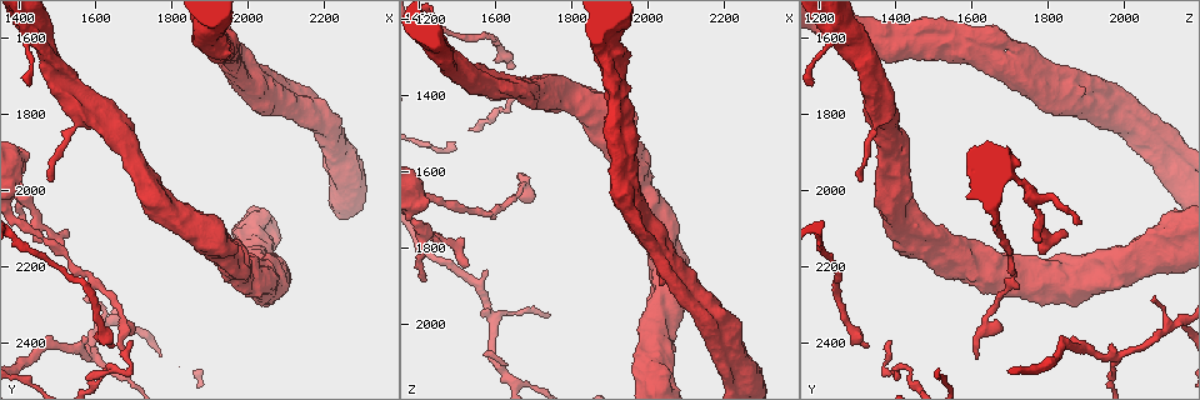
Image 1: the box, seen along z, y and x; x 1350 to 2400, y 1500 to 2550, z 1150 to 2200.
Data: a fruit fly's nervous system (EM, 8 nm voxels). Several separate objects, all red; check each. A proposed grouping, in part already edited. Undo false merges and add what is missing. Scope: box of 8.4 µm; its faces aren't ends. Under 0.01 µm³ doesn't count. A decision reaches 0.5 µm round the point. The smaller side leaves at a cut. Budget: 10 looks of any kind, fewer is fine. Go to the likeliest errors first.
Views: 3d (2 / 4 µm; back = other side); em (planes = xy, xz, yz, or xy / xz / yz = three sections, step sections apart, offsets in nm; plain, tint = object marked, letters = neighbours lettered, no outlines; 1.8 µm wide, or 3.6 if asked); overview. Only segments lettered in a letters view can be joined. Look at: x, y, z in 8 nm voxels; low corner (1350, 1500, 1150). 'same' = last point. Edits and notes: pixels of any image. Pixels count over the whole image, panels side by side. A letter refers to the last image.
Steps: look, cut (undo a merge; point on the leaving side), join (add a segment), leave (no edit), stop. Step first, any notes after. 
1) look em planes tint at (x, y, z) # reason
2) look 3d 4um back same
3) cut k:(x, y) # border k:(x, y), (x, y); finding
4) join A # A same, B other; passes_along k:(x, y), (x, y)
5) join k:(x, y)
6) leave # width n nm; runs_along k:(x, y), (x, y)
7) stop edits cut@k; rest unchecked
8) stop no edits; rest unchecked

look 3d 2um at (1525, 2100, 1845) # branch stops here

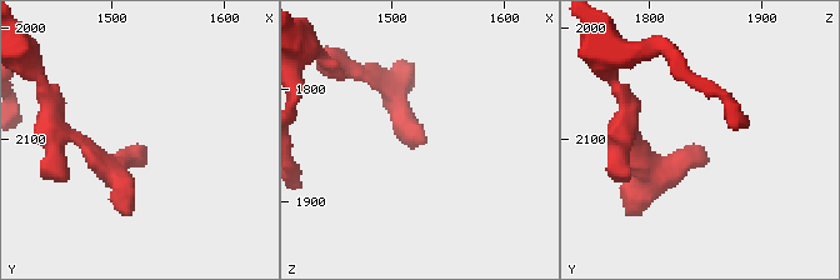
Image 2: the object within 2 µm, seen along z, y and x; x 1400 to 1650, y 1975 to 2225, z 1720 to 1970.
look em yz step 4 letters at (1530, 2104, 1842) # now the EM

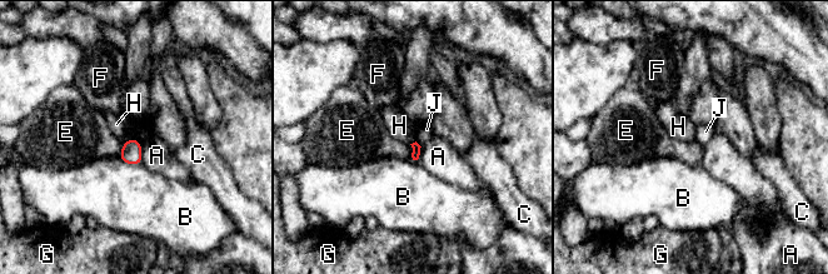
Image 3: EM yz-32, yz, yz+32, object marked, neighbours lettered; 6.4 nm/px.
leave # longest_contact B 170 nm; A other, B other, C other, E other, F other, G other, H other, J other; border 3:(133, 138), (123, 143); none of them fits

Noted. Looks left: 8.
look em planes letters at (1690, 2440, 1615) # tapers out

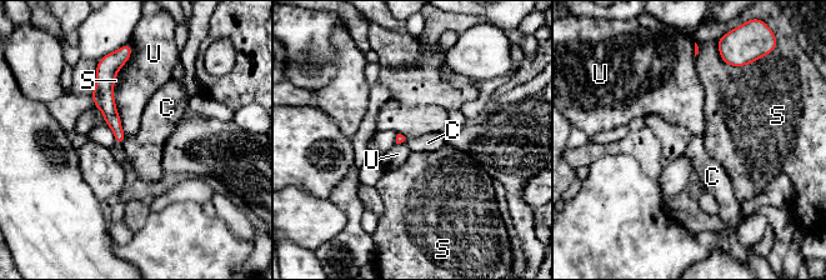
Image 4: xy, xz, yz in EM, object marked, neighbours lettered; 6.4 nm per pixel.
leave # C other, S other, U other; none of them fits

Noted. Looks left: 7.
look em yz step 4 letters at (2065, 1755, 1840) # thick turns thin

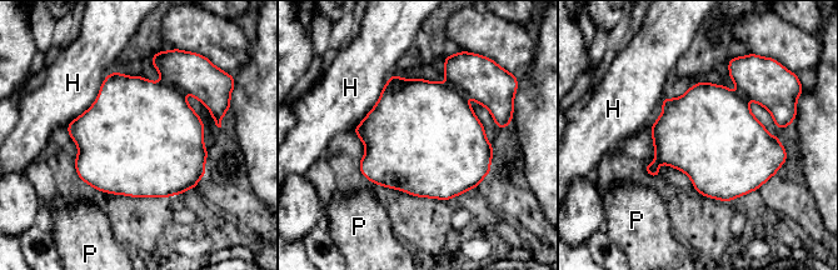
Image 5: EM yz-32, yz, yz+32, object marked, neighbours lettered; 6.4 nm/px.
look em planes letters same

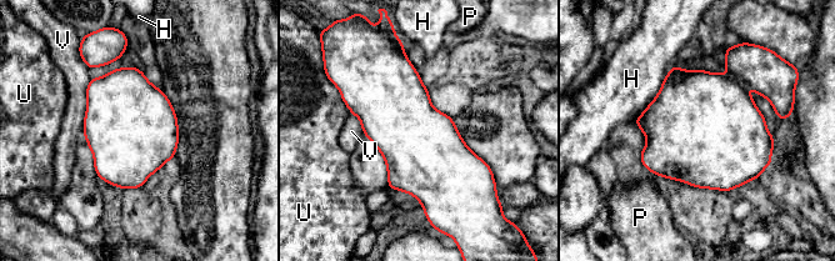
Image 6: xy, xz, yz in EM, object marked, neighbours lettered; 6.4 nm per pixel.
leave # width 500 nm; longest_contact H 460 nm; H other, P other, U other, V other; continuous, no second neuron

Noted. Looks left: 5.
look em xz step 8 letters at (1470, 1645, 1310)

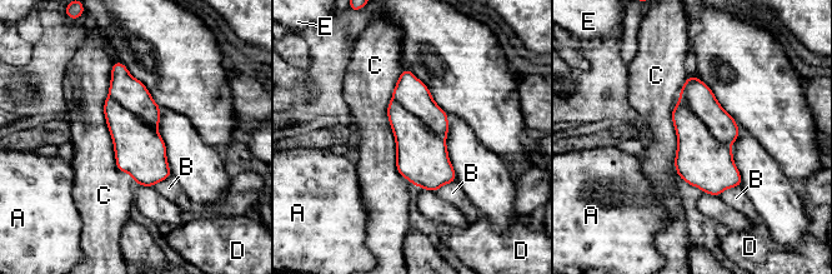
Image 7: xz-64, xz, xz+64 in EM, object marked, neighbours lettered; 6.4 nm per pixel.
leave # A other, B other, C other, D other, E other; border 7:(115, 59), (104, 118), (136, 183); one neuron here

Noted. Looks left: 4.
stop no edits; rest unchecked

